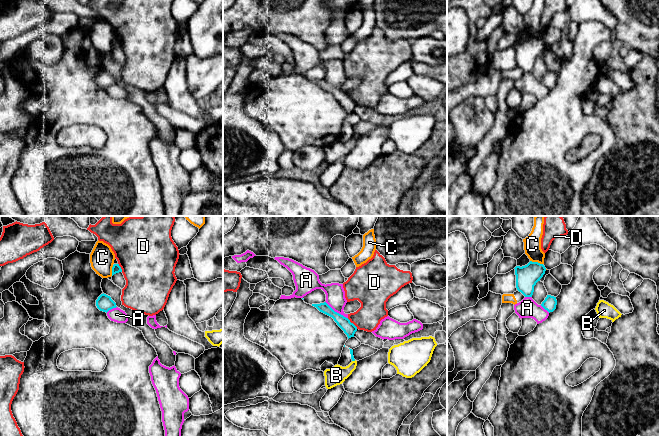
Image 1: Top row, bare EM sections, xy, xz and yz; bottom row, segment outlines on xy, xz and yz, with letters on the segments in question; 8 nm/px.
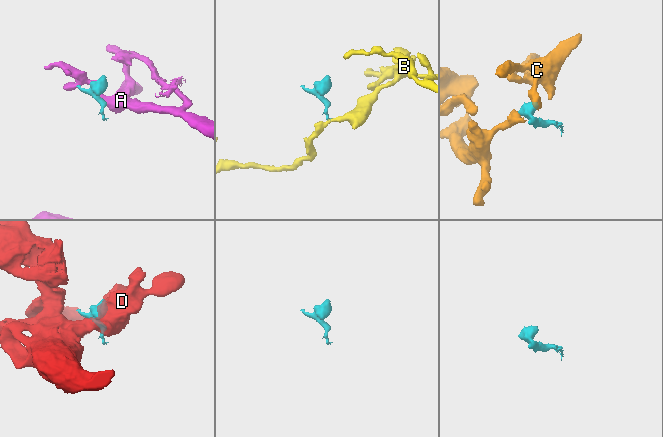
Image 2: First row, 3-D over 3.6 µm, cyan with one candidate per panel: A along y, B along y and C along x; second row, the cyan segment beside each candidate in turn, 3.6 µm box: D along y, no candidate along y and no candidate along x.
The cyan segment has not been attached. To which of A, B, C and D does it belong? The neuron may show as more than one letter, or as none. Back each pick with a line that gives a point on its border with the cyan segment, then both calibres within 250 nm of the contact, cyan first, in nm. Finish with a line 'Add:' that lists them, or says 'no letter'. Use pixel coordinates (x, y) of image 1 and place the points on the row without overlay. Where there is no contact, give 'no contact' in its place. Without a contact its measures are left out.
Add: no letter

